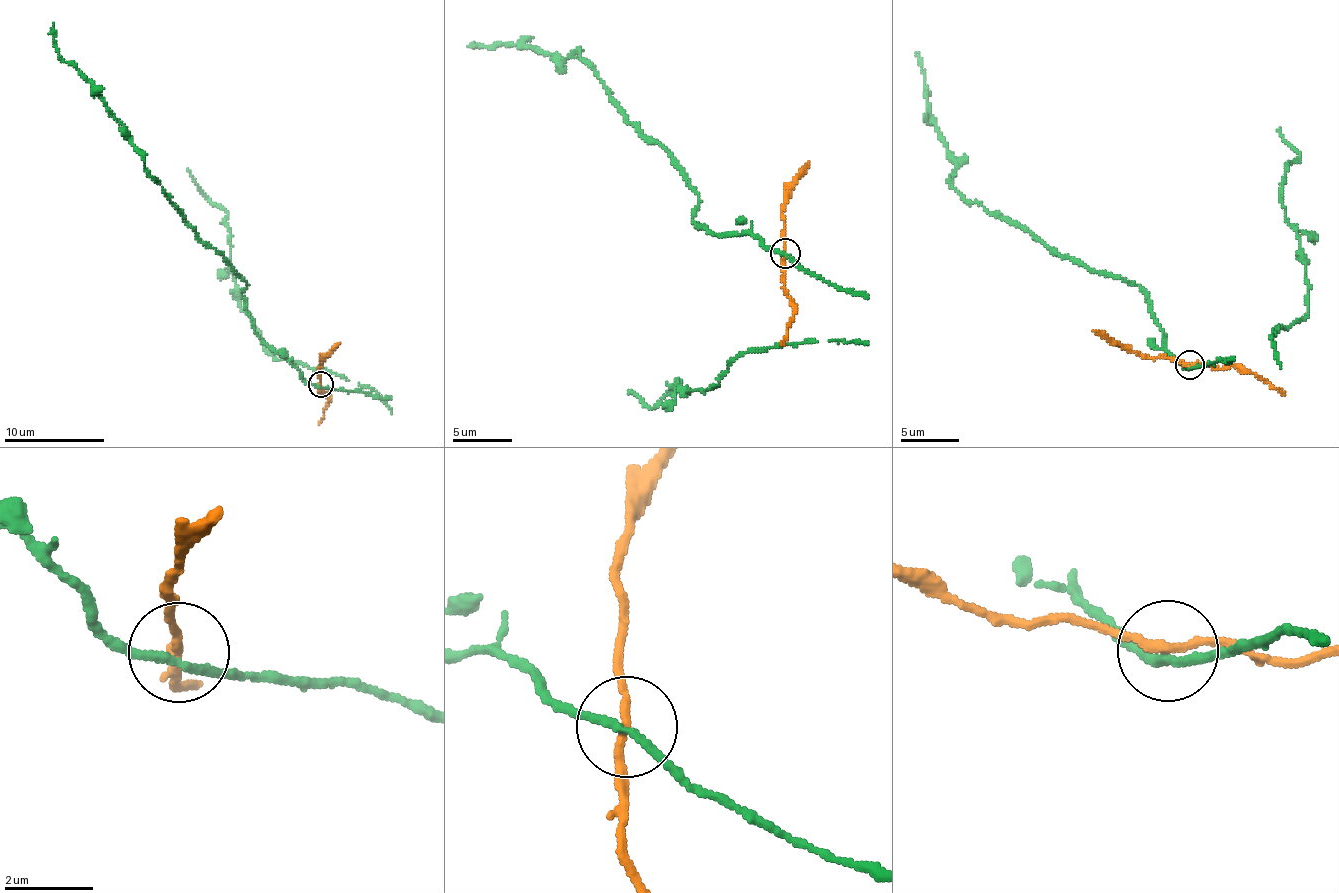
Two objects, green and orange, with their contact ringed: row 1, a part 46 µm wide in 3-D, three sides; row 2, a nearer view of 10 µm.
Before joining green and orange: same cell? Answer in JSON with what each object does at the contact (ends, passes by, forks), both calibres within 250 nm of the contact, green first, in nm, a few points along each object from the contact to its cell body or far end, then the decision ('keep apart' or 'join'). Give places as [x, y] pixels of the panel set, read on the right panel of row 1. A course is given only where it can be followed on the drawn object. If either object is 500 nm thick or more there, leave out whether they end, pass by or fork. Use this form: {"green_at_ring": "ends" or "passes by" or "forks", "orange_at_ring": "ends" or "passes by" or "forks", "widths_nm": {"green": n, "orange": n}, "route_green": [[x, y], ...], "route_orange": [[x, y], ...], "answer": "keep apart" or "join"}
{"green_at_ring": "passes by", "orange_at_ring": "passes by", "widths_nm": {"green": 180, "orange": 180}, "route_green": [[1188, 366], [1166, 352], [1149, 295], [1137, 285], [1056, 255], [952, 185], [956, 162], [936, 125], [916, 53]], "route_orange": [[1188, 366], [1209, 363], [1249, 370], [1284, 395]], "answer": "keep apart"}

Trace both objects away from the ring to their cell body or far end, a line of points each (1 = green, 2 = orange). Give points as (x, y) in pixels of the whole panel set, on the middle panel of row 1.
1: (784, 252), (748, 233), (698, 227), (698, 195), (684, 169), (624, 118), (580, 52), (565, 60), (474, 42)
2: (784, 252), (784, 274), (793, 313), (781, 344)

